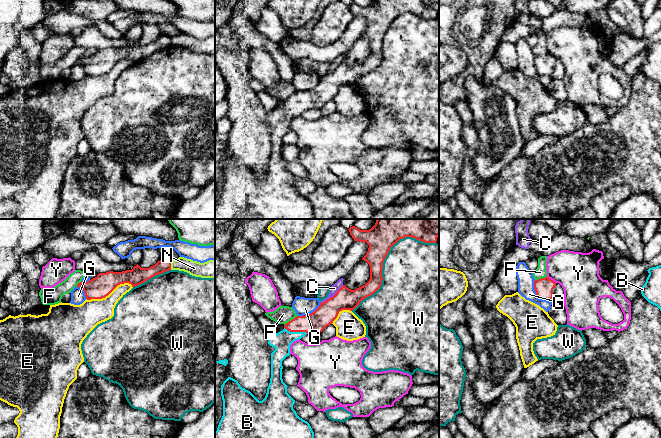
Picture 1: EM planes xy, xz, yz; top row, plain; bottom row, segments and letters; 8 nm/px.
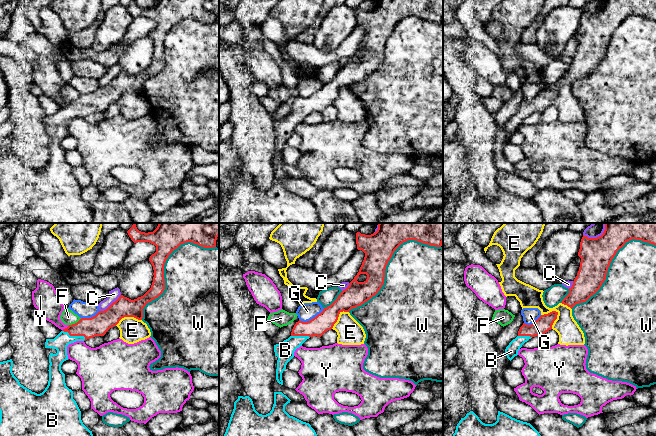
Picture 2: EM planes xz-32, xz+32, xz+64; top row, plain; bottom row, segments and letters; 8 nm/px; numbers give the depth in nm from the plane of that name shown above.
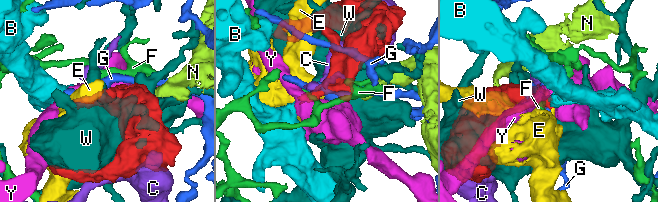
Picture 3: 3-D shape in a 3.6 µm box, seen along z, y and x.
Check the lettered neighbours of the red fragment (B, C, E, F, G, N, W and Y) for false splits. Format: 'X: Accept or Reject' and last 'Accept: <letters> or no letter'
B: Accept
C: Reject
E: Reject
F: Reject
G: Reject
N: Reject
W: Reject
Y: Reject
Accept: B

